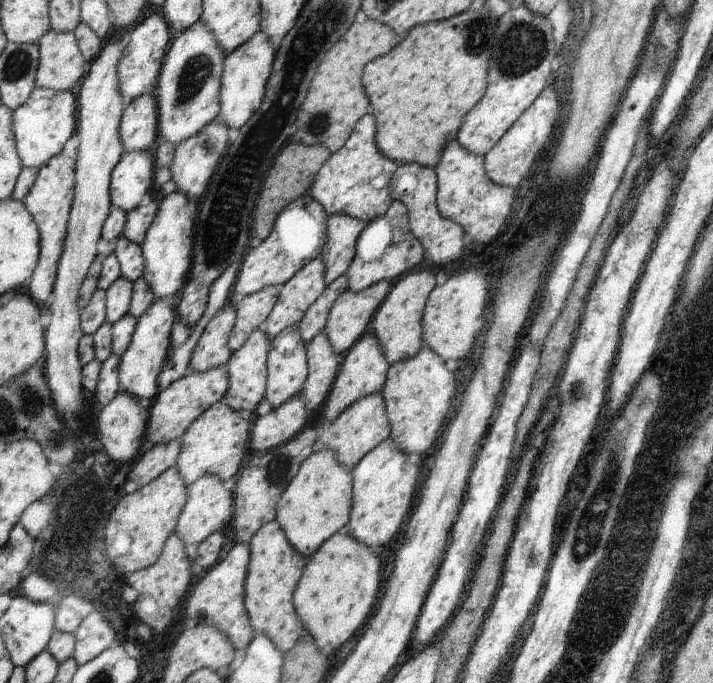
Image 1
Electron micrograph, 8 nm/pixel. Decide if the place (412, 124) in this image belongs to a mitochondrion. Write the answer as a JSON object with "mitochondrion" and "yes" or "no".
{"mitochondrion":"no"}

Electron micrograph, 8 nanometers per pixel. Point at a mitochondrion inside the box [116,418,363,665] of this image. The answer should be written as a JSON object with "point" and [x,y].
{"point":[278,470]}

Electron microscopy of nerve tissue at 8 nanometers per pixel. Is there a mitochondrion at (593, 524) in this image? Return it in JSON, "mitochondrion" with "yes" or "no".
{"mitochondrion":"yes"}

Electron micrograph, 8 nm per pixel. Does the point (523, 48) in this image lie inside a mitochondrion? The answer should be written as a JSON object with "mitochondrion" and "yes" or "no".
{"mitochondrion":"yes"}

